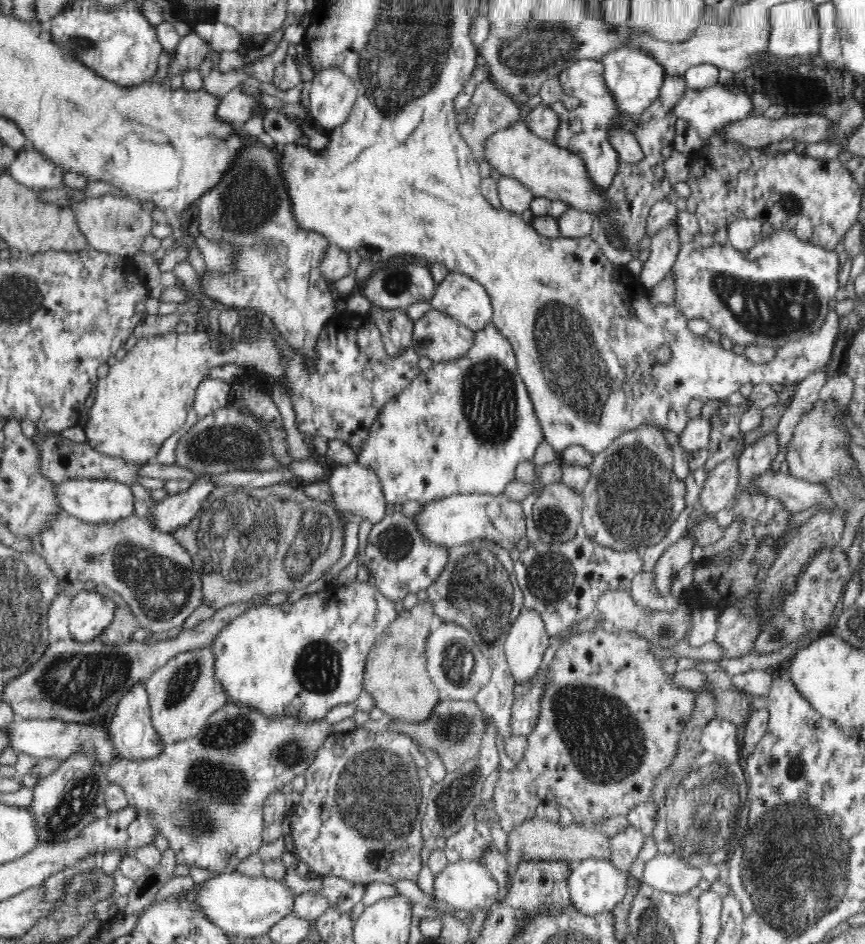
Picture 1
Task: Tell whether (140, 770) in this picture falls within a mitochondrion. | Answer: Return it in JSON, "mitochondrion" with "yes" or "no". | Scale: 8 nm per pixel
{"mitochondrion":"no"}

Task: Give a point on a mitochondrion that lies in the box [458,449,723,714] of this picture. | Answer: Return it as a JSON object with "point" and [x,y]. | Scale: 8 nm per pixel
{"point":[548,575]}

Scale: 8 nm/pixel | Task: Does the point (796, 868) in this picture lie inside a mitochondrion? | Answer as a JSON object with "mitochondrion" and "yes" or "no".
{"mitochondrion":"yes"}

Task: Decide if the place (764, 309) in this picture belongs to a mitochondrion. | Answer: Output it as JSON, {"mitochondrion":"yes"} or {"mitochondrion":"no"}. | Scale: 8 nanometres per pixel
{"mitochondrion":"yes"}

